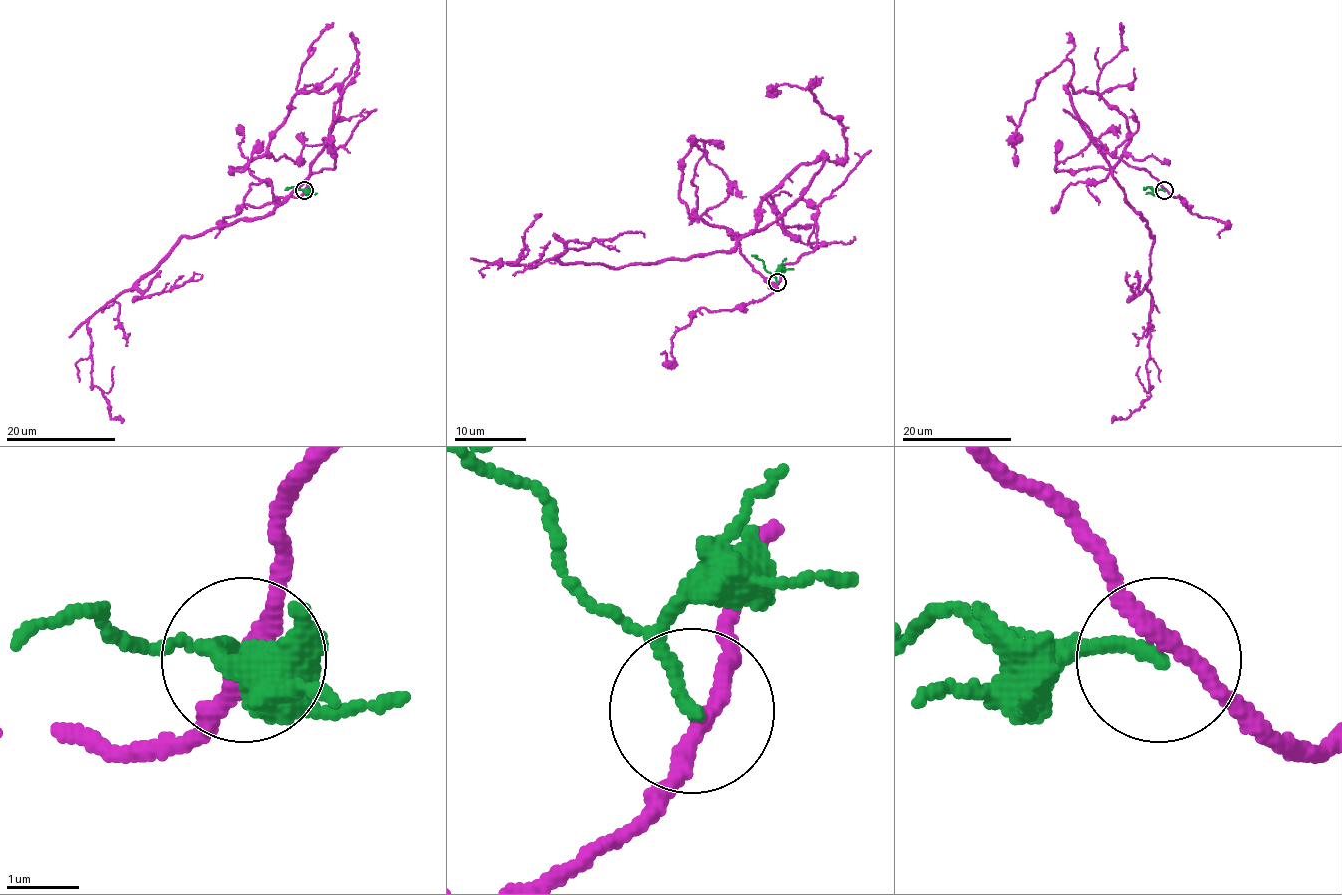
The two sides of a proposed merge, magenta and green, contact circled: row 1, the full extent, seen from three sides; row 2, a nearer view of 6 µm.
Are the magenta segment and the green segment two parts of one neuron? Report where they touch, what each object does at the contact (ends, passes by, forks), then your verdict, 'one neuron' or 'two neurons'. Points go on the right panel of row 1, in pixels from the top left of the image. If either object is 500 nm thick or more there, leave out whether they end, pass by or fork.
(1164, 190) | magenta passes by | green ends | two neurons

